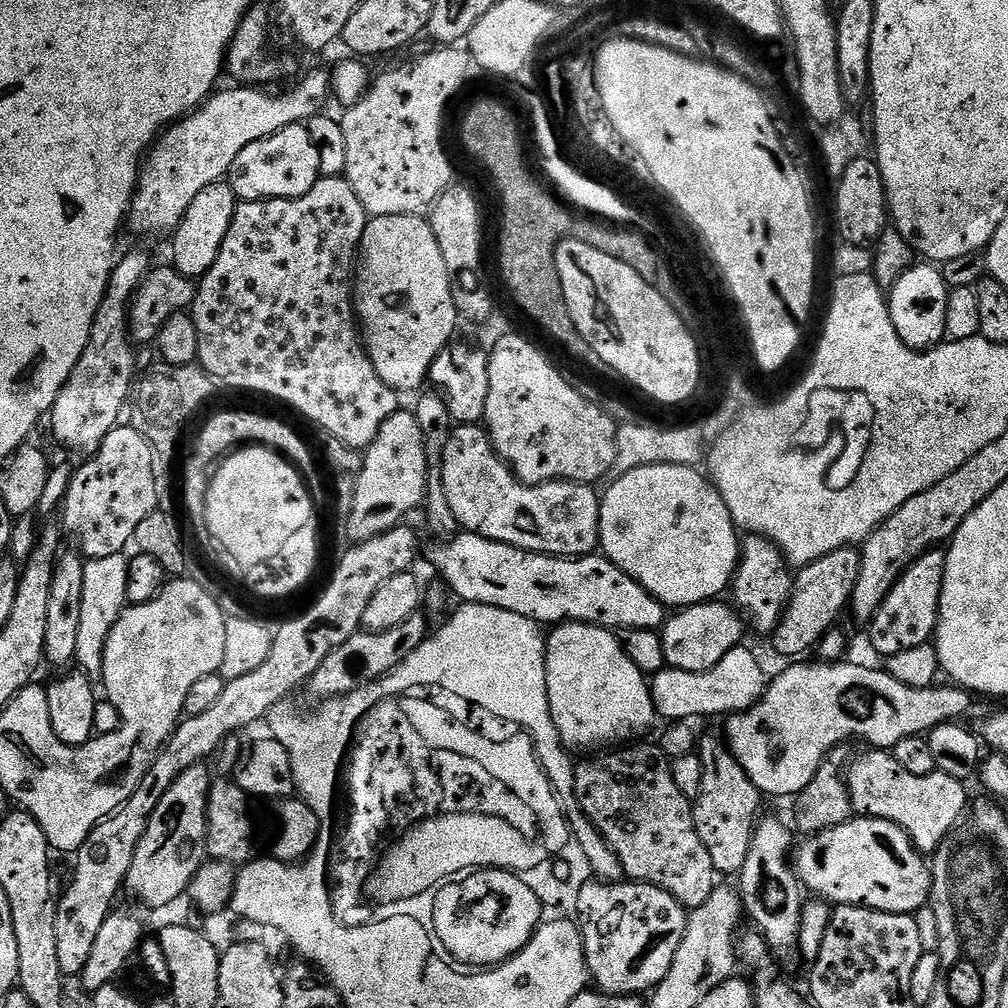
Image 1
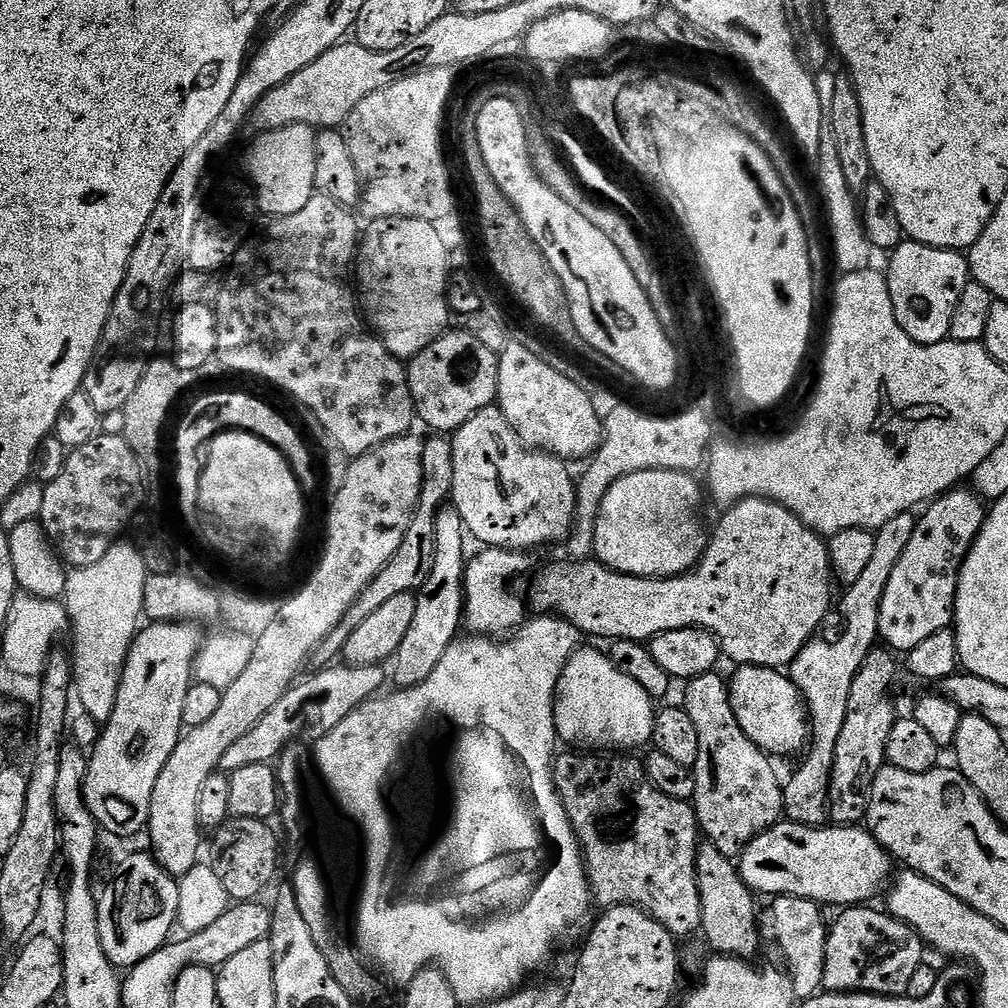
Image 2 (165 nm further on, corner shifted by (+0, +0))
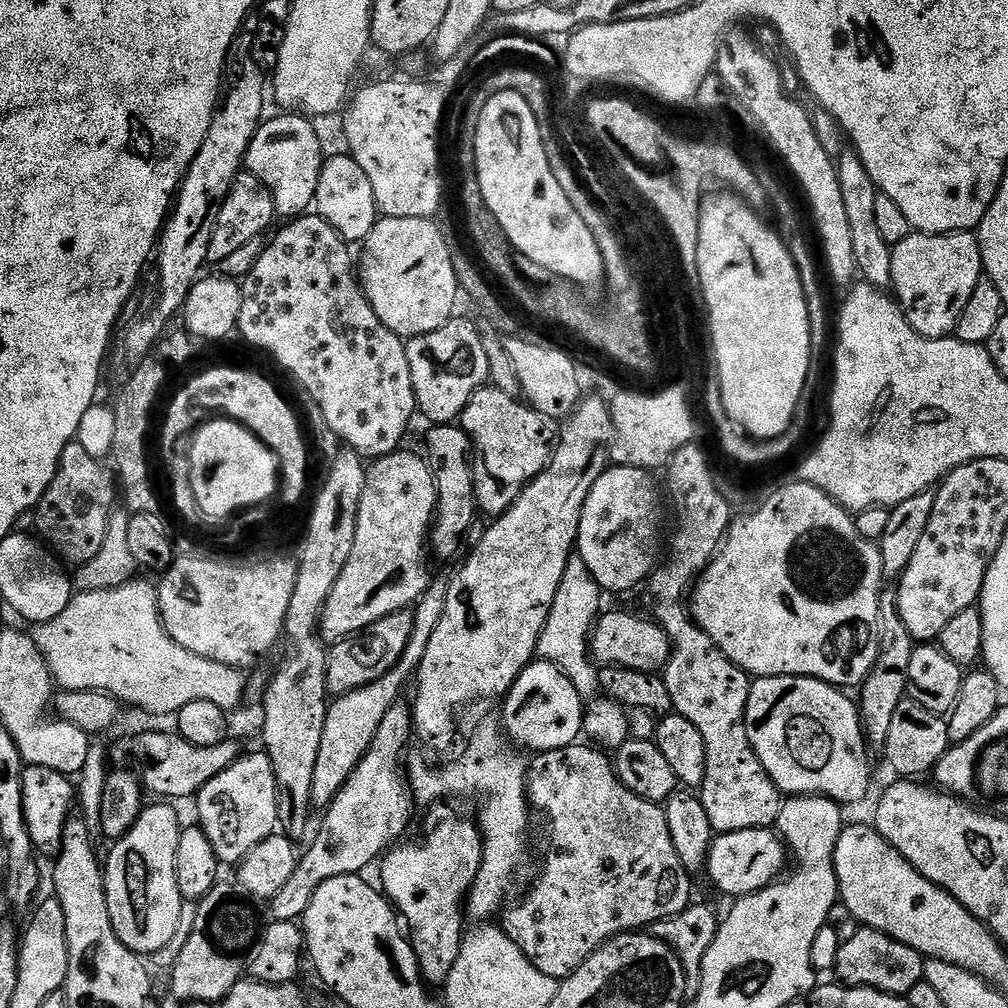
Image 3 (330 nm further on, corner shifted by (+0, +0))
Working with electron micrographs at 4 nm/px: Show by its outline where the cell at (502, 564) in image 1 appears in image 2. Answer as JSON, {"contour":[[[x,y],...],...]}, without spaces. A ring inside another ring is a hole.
{"contour":[[[748,496],[744,500],[740,500],[737,504],[733,504],[731,508],[727,509],[723,513],[724,517],[721,518],[720,521],[716,524],[716,529],[711,529],[710,539],[708,542],[708,547],[704,549],[704,556],[701,558],[700,563],[696,565],[695,568],[692,568],[688,572],[683,572],[680,576],[665,576],[663,578],[658,576],[631,576],[630,574],[626,574],[625,572],[613,572],[611,568],[607,568],[604,564],[601,564],[599,560],[593,558],[591,560],[577,560],[575,562],[563,562],[564,564],[548,564],[544,569],[541,570],[540,573],[537,571],[535,575],[531,577],[532,585],[529,586],[528,592],[526,591],[526,600],[530,605],[531,611],[536,614],[555,614],[561,616],[564,620],[568,620],[571,624],[579,630],[585,637],[588,636],[605,636],[608,642],[613,640],[638,640],[641,642],[650,642],[653,640],[655,636],[660,636],[664,632],[669,632],[670,630],[682,630],[683,628],[701,628],[702,630],[706,630],[711,634],[714,639],[720,643],[721,653],[725,657],[728,656],[733,660],[733,665],[743,666],[745,664],[749,664],[750,666],[758,666],[759,668],[774,668],[777,670],[787,669],[794,662],[794,658],[797,654],[802,650],[802,646],[806,646],[806,642],[812,636],[815,636],[817,632],[821,631],[822,625],[829,619],[830,613],[828,611],[833,611],[834,608],[834,596],[832,600],[832,584],[834,585],[834,573],[832,571],[832,554],[828,550],[828,540],[825,537],[821,536],[820,533],[814,531],[810,526],[806,526],[804,523],[793,514],[789,508],[786,506],[782,506],[778,502],[774,502],[773,500],[765,500],[763,496]]]}

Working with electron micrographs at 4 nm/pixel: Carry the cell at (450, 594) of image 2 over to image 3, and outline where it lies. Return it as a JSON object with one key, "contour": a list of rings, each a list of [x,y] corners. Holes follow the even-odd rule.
{"contour":[[[399,698],[383,715],[382,724],[378,726],[364,759],[358,762],[349,780],[323,813],[324,825],[320,833],[319,828],[315,833],[316,841],[314,836],[307,845],[308,853],[299,857],[290,882],[274,894],[270,901],[272,920],[299,921],[322,882],[338,875],[363,873],[367,864],[375,865],[401,839],[399,836],[412,820],[414,807],[413,794],[404,773],[404,751],[408,748],[408,739],[413,736],[412,705],[407,699]]]}

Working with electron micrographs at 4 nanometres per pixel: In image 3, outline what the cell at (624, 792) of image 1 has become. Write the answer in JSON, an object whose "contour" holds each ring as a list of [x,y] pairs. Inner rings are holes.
{"contour":[[[577,742],[539,753],[528,766],[531,807],[548,815],[548,857],[544,860],[544,876],[537,878],[525,900],[503,913],[502,927],[524,957],[557,982],[572,976],[613,936],[647,929],[647,924],[659,925],[686,910],[694,900],[693,877],[682,866],[678,850],[674,850],[663,807],[638,798],[634,790],[626,790],[616,776],[613,761],[603,755],[607,756],[599,747]]]}

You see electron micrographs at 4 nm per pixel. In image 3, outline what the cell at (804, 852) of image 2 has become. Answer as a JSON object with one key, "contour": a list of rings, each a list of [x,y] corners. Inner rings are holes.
{"contour":[[[759,828],[725,832],[717,835],[712,841],[706,876],[712,879],[714,887],[721,888],[726,895],[739,898],[776,883],[785,871],[784,863],[789,863],[789,860],[790,853],[775,831]]]}

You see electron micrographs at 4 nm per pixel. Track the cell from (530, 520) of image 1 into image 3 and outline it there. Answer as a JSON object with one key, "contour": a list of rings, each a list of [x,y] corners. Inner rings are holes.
{"contour":[[[485,386],[476,391],[474,398],[470,398],[458,424],[472,439],[470,459],[476,507],[483,515],[485,512],[488,518],[501,516],[520,497],[520,491],[524,489],[529,480],[540,474],[548,464],[548,459],[551,458],[552,449],[558,439],[557,425],[549,416],[535,412],[533,408],[528,407],[527,403],[521,402],[509,394],[504,394],[502,390],[493,386]]]}

